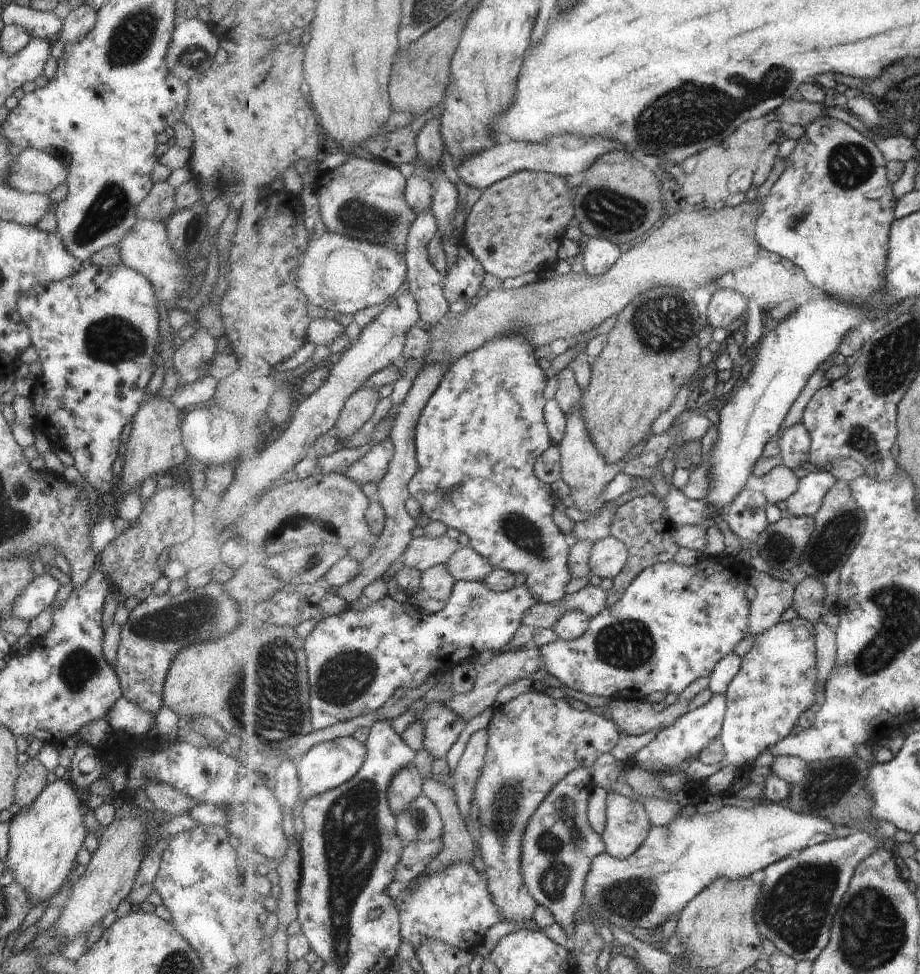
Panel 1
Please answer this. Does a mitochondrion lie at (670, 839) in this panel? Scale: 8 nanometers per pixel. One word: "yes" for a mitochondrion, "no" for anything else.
yes

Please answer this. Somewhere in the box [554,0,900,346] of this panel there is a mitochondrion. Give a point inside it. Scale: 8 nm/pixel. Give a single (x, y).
(686, 116)

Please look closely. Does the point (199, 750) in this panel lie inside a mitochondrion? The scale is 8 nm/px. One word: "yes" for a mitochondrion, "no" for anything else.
no

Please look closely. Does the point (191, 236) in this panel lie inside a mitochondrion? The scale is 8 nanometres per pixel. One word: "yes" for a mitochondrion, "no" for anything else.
yes

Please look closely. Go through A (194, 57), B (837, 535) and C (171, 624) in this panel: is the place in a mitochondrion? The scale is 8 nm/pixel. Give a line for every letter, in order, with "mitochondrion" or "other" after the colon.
A: mitochondrion
B: mitochondrion
C: mitochondrion

